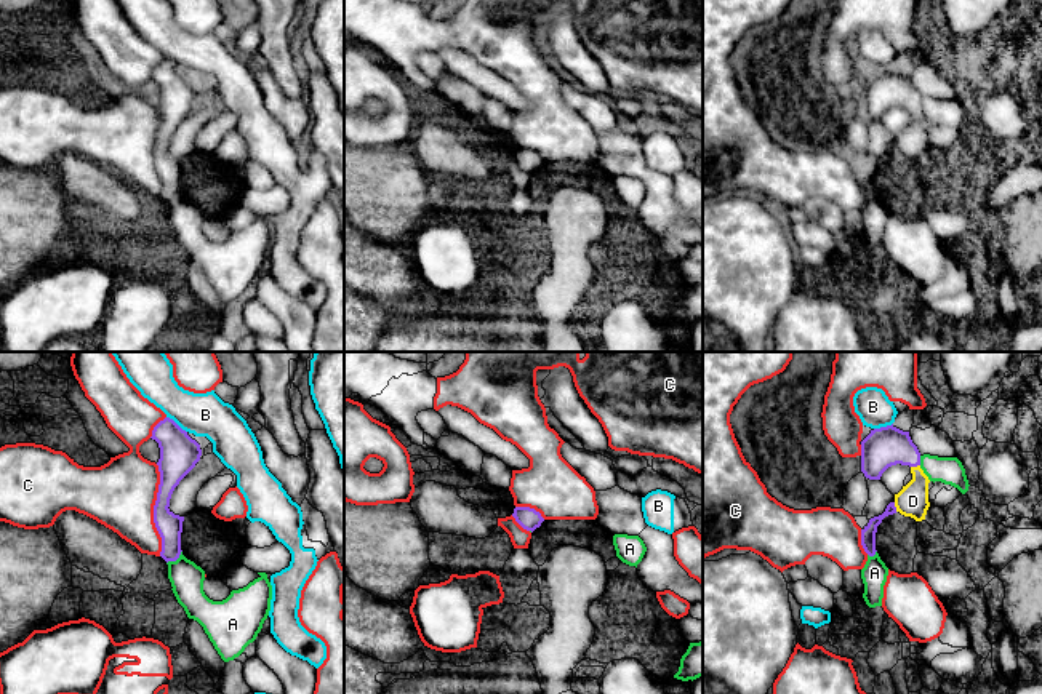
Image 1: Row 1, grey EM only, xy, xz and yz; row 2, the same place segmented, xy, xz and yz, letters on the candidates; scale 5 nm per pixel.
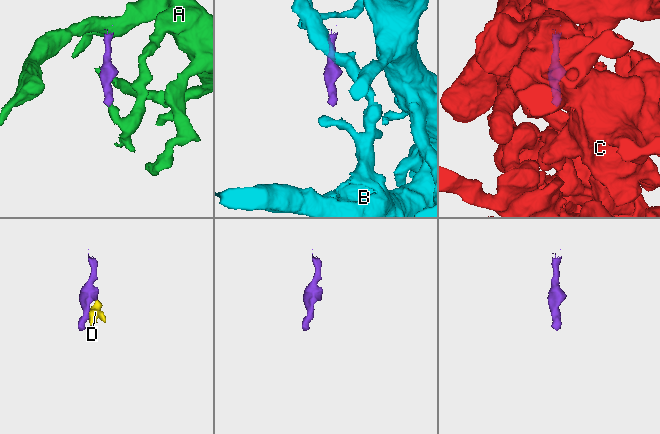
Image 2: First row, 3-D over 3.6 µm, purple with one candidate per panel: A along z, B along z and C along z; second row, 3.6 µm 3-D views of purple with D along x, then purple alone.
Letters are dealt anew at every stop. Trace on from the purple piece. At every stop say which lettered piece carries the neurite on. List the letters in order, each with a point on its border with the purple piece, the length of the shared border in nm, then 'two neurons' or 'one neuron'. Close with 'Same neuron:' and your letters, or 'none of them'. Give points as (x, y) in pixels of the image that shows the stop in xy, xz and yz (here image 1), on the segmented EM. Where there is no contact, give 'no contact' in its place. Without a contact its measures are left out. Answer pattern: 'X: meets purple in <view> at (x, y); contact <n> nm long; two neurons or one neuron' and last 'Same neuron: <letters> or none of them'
A: meets purple in xy at (175, 560); contact 100 nm long; two neurons
B: meets purple in xy at (175, 422); contact 130 nm long; two neurons
C: meets purple in xy at (154, 510); contact 460 nm long; two neurons
D: meets purple in yz at (914, 466); contact 50 nm long; one neuron
Same neuron: D

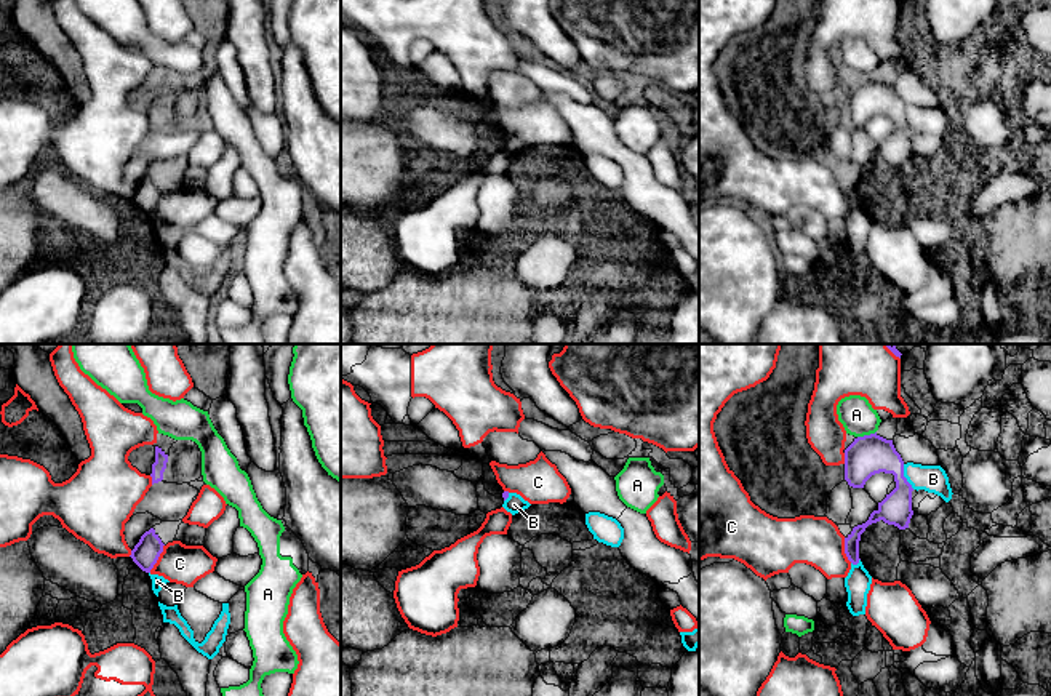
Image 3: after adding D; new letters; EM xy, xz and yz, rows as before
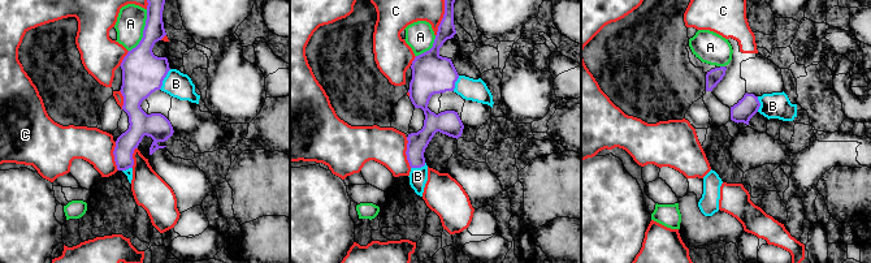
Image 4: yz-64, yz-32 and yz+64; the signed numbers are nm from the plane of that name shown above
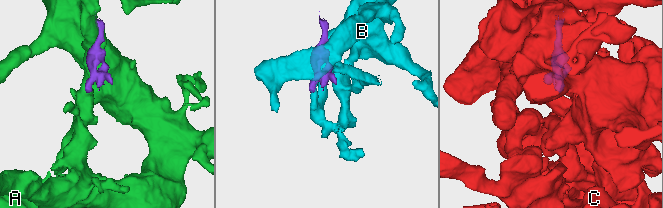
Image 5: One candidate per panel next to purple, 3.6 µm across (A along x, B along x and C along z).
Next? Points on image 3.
A: meets purple in yz at (866, 436); contact 100 nm long; two neurons
B: meets purple in yz at (904, 477); contact 140 nm long; two neurons
C: meets purple in xy at (157, 559); contact 160 nm long; two neurons
Same neuron: none of them

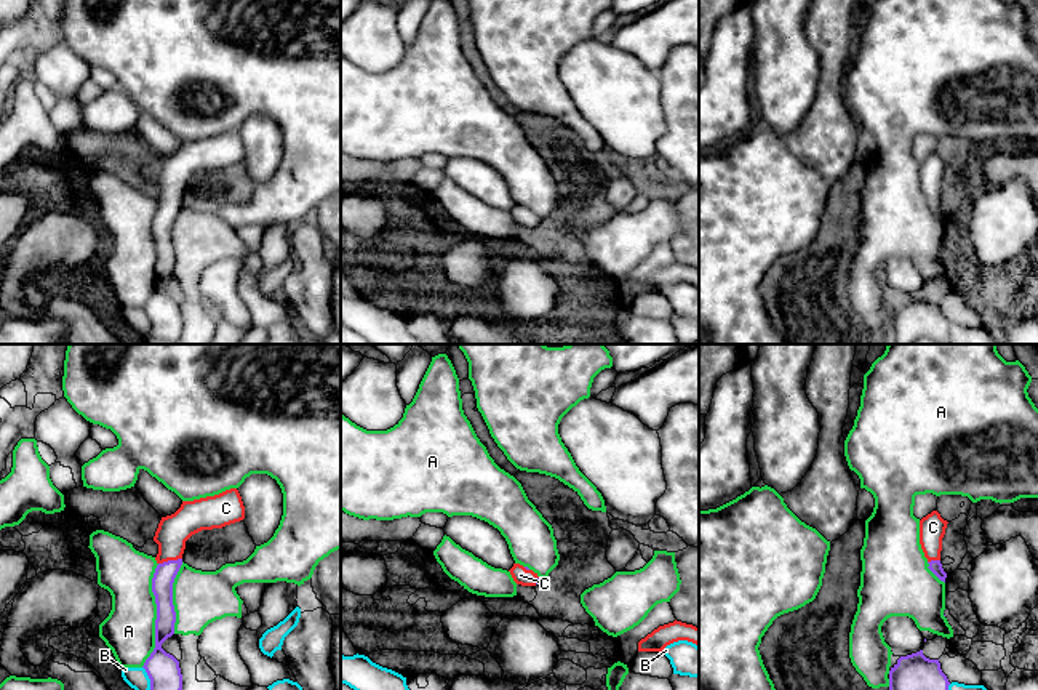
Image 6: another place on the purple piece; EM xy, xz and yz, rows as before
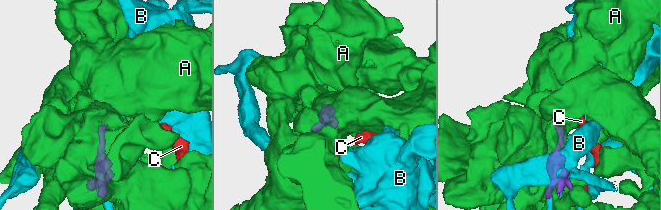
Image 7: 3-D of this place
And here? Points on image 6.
A: meets purple in xy at (157, 615); contact 550 nm long; two neurons
B: meets purple in xy at (149, 677); contact 130 nm long; two neurons
C: meets purple in xy at (170, 561); contact 120 nm long; one neuron
Same neuron: C

